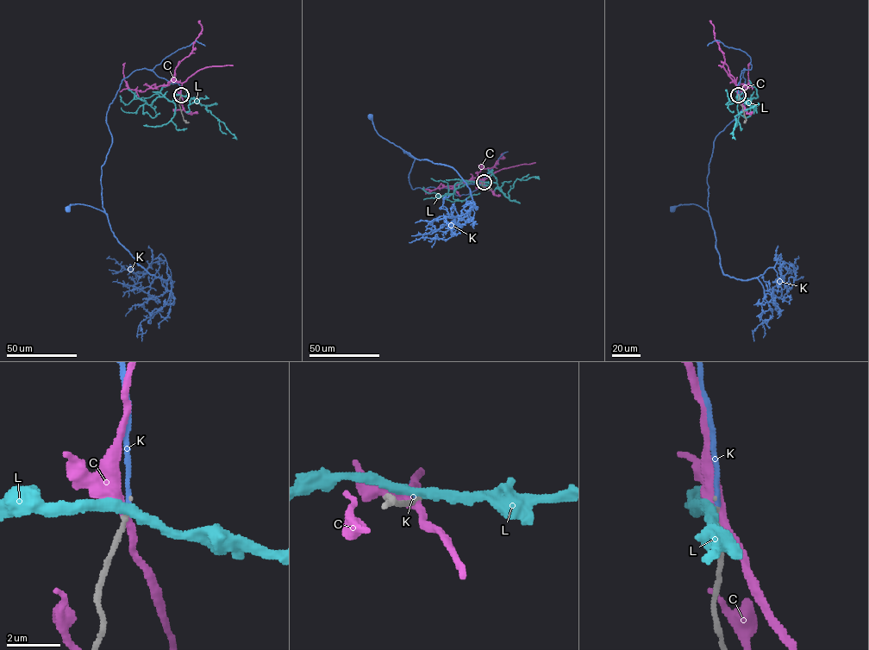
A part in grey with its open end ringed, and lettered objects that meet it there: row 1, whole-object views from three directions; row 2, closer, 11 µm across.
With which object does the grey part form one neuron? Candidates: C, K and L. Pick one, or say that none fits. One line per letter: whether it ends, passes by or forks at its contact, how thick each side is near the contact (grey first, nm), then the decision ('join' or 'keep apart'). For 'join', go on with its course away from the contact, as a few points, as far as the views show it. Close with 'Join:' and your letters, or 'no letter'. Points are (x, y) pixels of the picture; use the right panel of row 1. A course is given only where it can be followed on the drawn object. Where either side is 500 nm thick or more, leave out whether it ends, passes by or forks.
C: it passes by; calibres 190 and 320 nm; keep apart
K: it ends; calibres 150 and 180 nm; join; course (739, 95), (737, 84), (744, 68), (744, 106), (714, 143), (707, 177), (708, 211), (692, 204), (672, 209)
L: it passes by; calibres 160 and 360 nm; keep apart
Join: K

